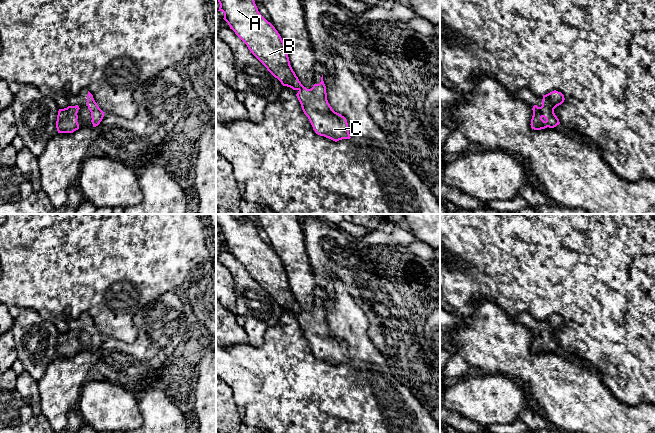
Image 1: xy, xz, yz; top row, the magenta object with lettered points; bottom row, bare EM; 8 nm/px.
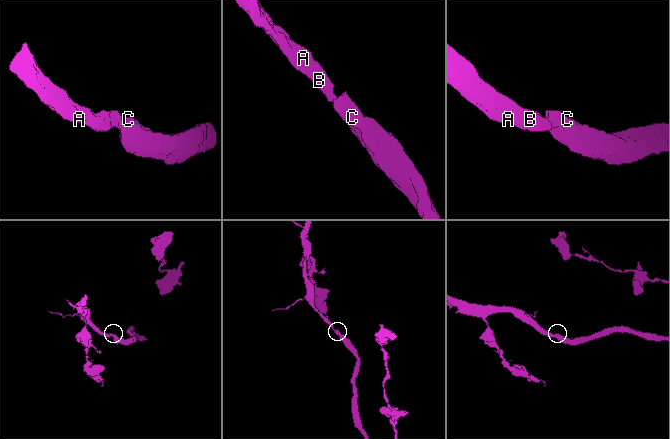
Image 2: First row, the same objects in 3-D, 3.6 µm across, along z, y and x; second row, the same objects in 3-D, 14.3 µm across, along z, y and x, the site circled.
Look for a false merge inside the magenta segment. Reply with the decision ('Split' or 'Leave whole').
Leave whole

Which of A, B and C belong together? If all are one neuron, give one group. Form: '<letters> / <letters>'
A B C

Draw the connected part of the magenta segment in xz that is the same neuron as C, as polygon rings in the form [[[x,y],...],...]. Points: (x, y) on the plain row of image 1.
[[[216,214],[216,223],[220,228],[218,235],[224,237],[223,243],[228,247],[230,253],[247,269],[251,277],[283,310],[298,315],[296,320],[315,357],[335,366],[342,363],[350,363],[346,342],[335,336],[328,327],[323,299],[321,306],[314,308],[311,313],[307,313],[301,308],[290,289],[289,281],[280,258],[275,251],[259,237],[254,222],[251,219],[243,221],[241,218],[234,218],[231,214]]]

